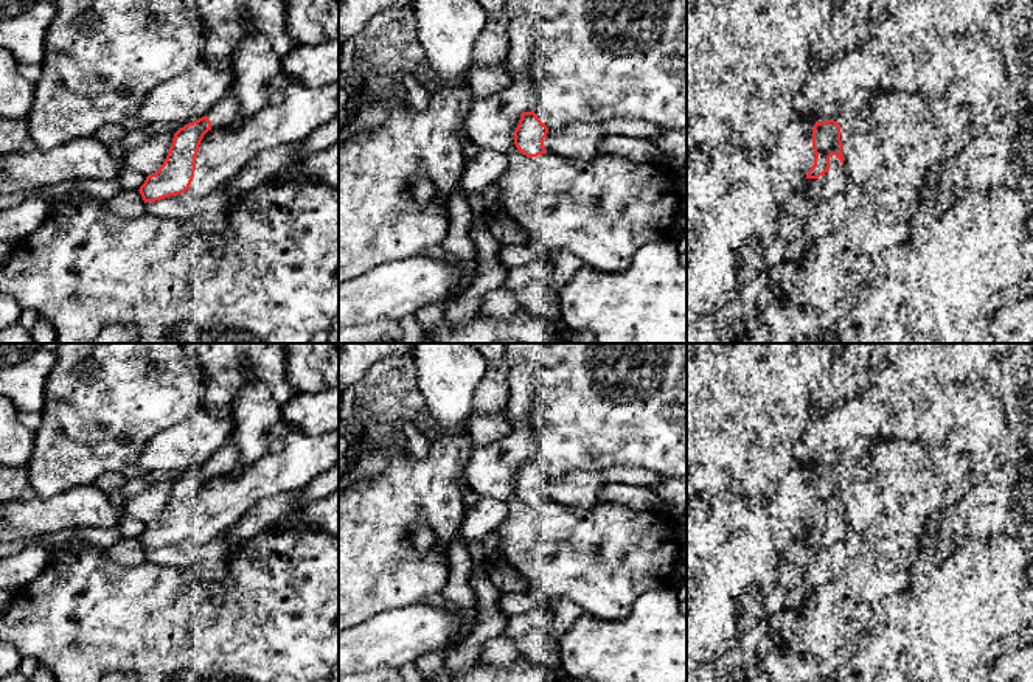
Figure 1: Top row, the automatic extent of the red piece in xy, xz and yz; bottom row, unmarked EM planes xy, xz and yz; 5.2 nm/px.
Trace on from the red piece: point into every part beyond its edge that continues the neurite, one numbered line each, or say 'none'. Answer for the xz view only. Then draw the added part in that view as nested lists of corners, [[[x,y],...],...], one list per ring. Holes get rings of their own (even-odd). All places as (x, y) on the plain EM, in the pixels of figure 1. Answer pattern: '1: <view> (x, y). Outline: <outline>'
1: xz (581, 488). Outline: [[[579,469],[553,478],[544,486],[545,499],[564,506],[592,510],[606,486],[601,471]]]

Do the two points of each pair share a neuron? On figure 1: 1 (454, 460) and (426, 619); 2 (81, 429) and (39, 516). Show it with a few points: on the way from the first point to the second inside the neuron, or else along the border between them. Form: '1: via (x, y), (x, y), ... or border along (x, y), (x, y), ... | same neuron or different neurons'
1: border along (418, 601), (382, 612) | different neurons
2: border along (83, 485), (47, 497), (34, 494) | different neurons

